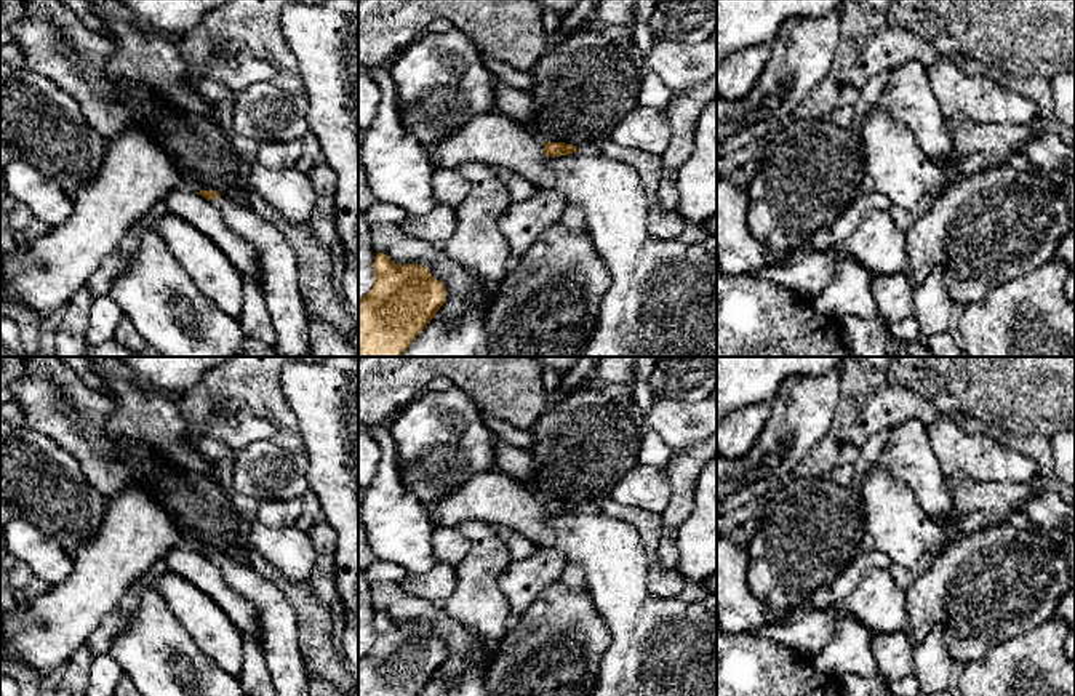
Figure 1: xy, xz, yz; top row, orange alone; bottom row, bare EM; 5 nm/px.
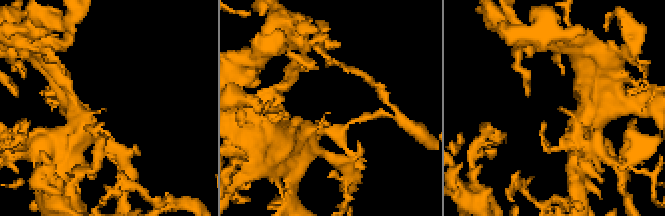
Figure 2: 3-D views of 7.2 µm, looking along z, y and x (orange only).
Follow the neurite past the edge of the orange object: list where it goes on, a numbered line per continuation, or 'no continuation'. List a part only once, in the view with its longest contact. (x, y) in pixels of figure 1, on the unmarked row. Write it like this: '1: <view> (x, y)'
1: xy (279, 640)

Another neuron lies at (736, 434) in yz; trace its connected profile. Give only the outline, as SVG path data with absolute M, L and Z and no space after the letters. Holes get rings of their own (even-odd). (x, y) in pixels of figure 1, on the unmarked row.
M771 403L747 405L717 419L717 453L723 458L741 458L755 445Z

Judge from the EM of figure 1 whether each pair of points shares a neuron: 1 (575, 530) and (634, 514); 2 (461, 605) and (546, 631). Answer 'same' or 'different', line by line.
1: different
2: different

